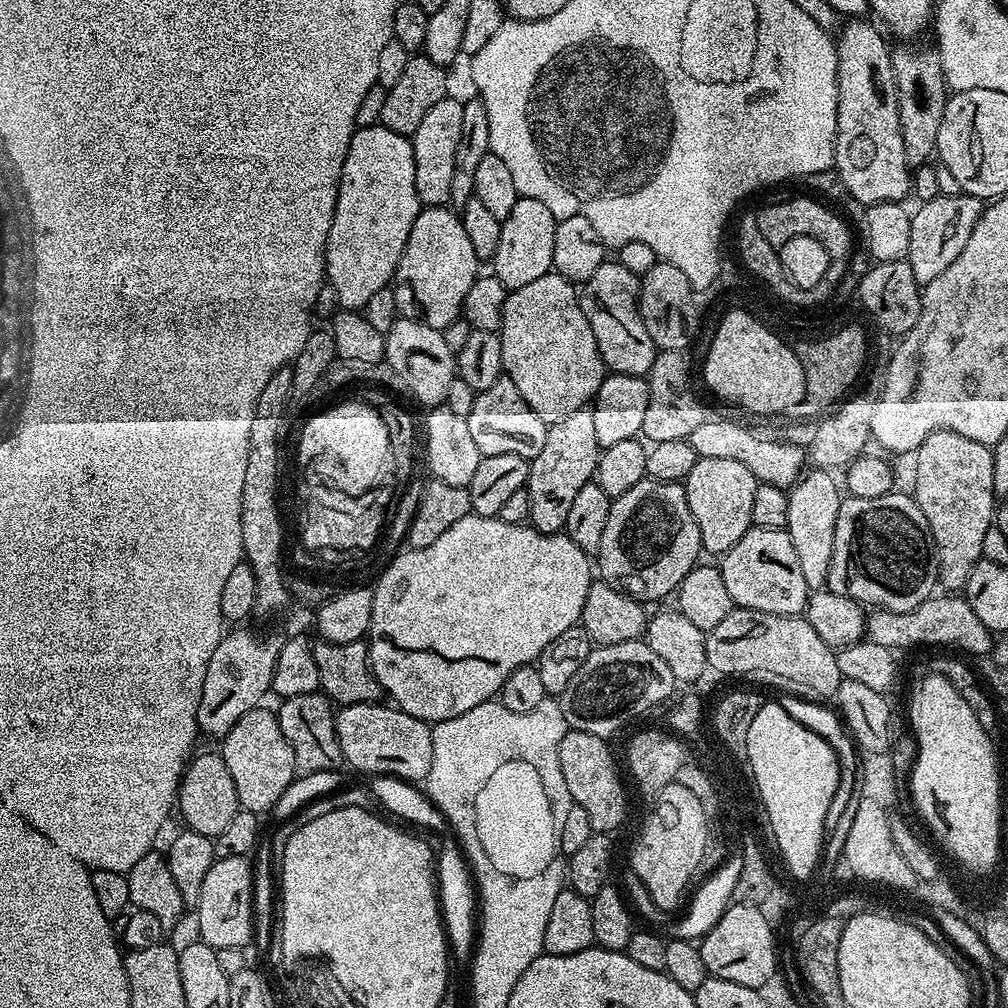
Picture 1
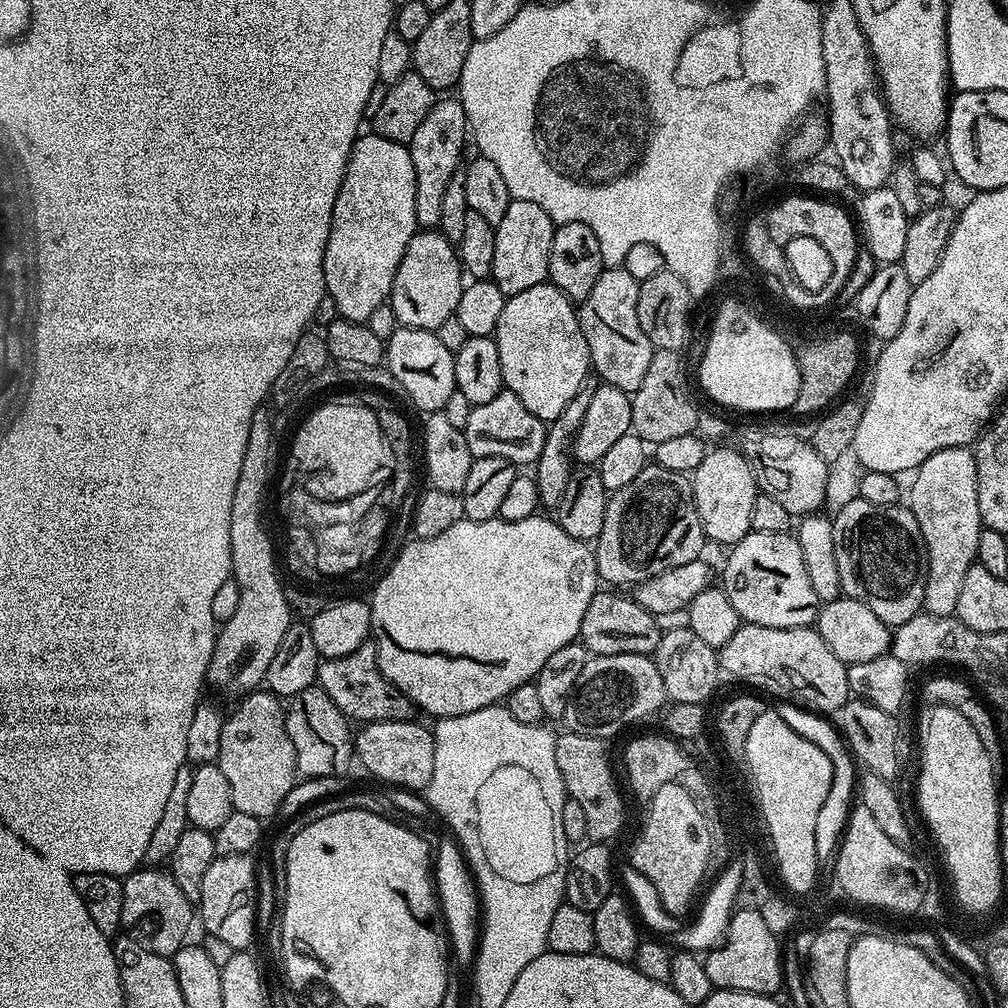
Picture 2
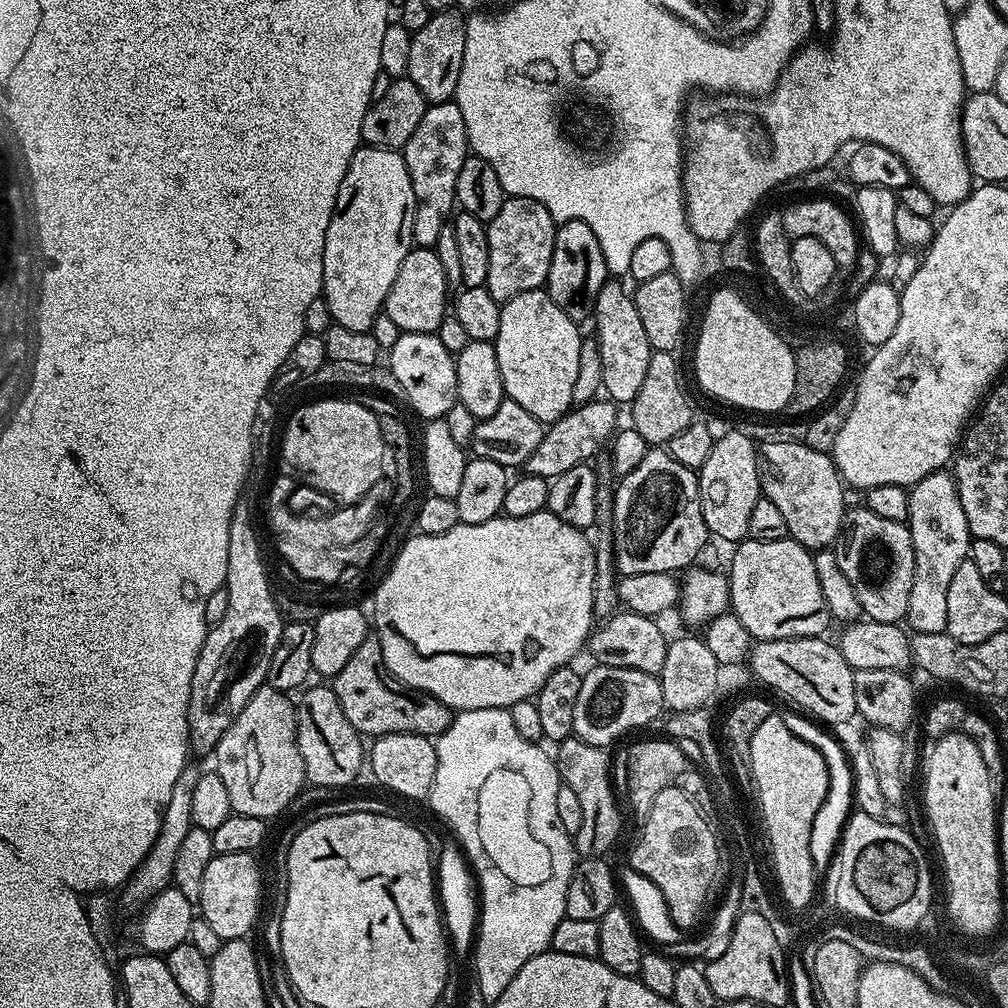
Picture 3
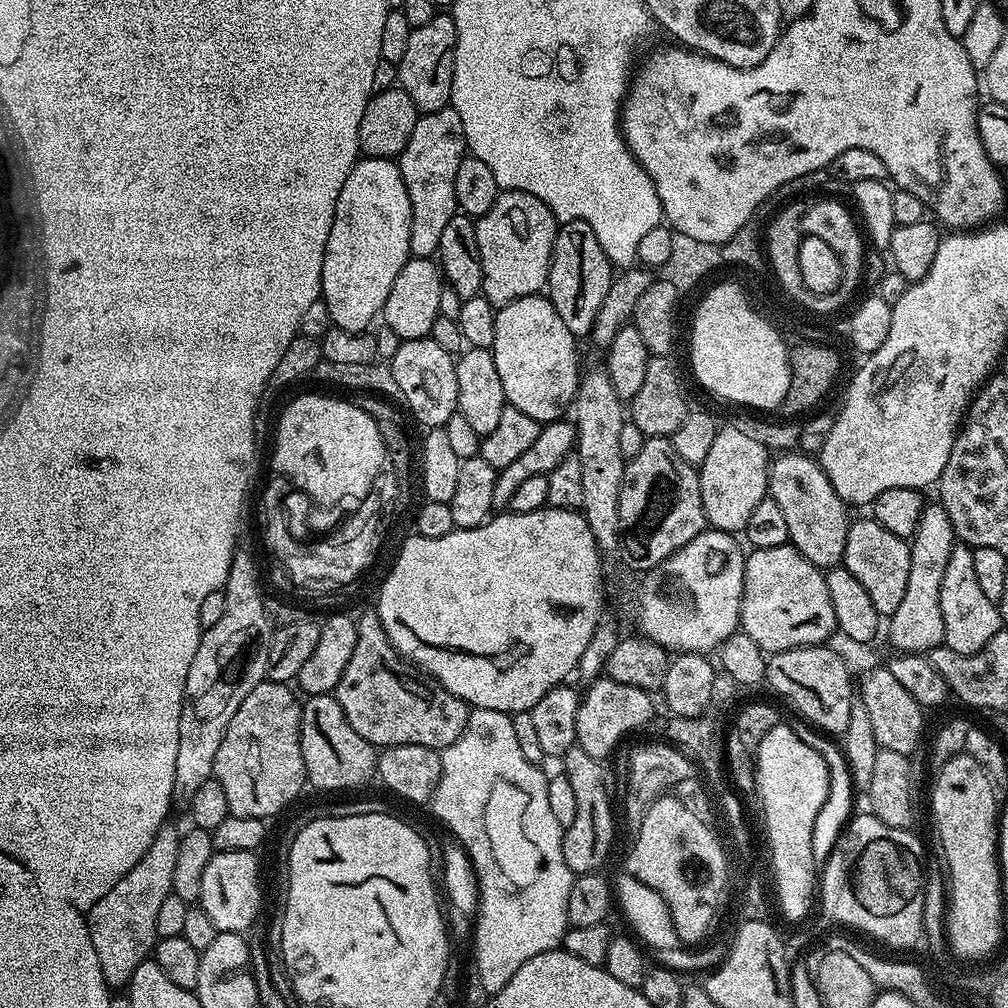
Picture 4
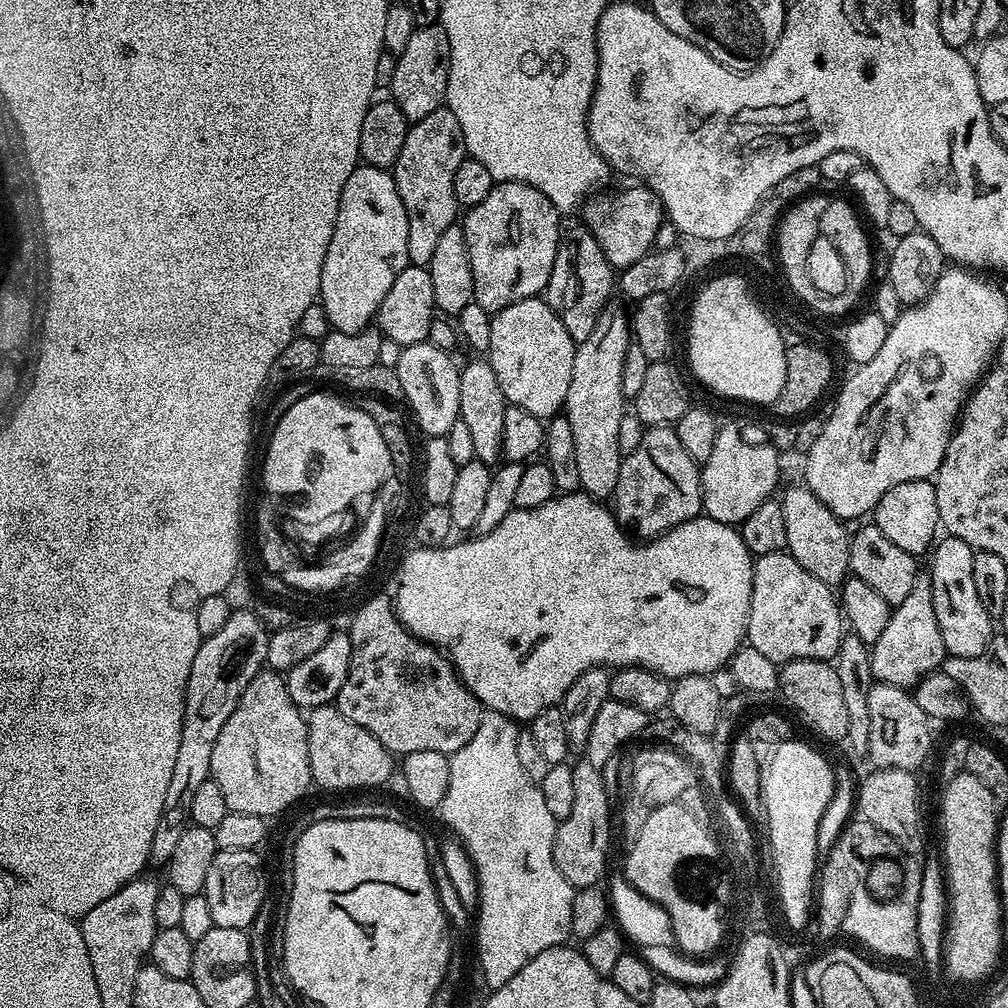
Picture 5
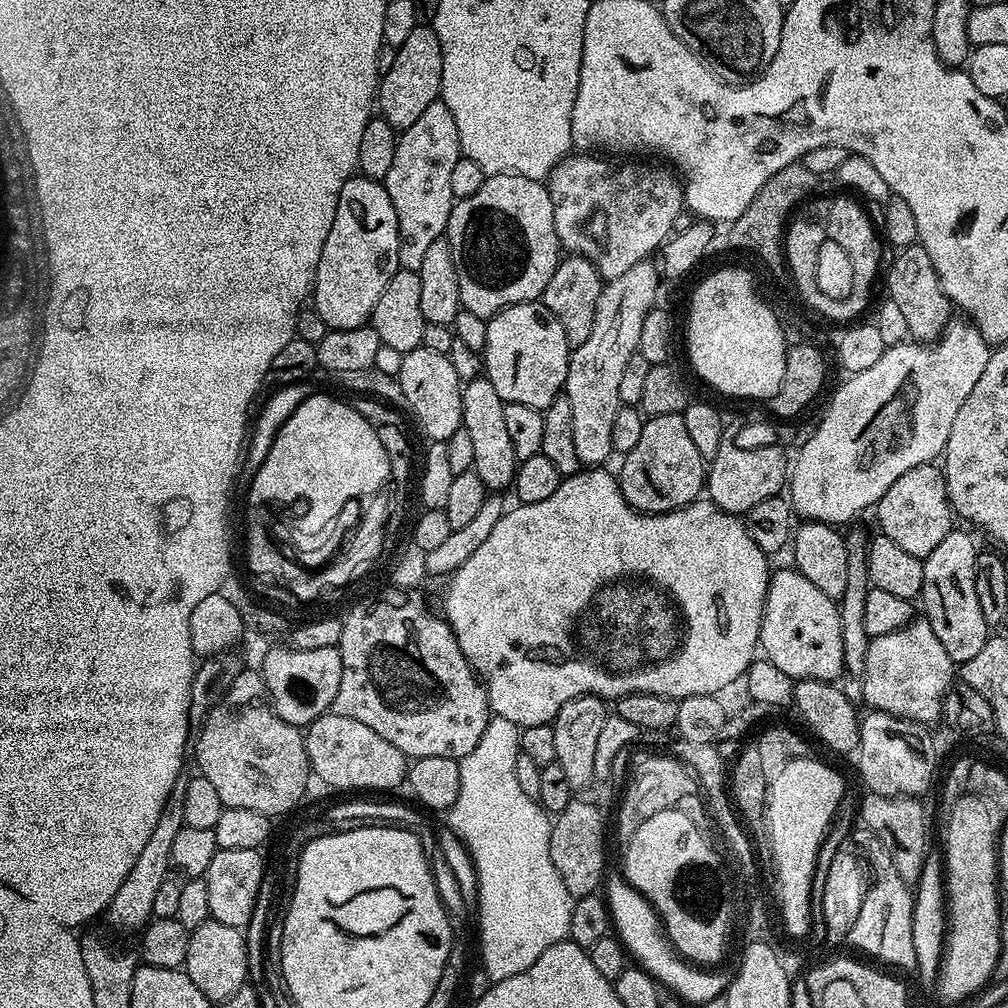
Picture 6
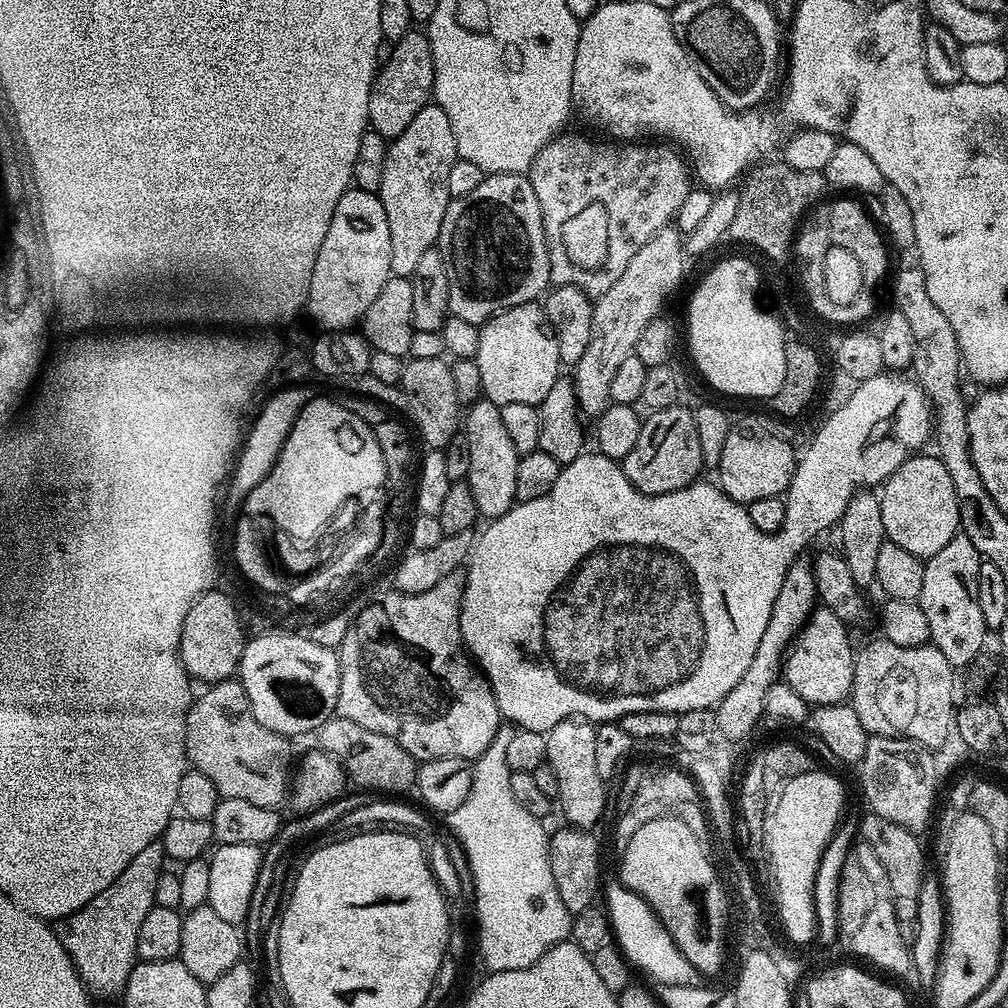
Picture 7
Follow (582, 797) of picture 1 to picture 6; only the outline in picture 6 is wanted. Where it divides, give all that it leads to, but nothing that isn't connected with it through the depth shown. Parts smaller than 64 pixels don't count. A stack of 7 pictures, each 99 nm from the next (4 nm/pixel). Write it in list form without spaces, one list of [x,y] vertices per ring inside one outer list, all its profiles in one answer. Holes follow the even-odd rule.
[[[573,798],[570,806],[566,806],[566,810],[562,810],[552,820],[550,862],[554,862],[562,882],[566,882],[566,890],[570,890],[574,898],[591,896],[601,887],[606,876],[604,820],[600,817],[599,810],[590,801]]]

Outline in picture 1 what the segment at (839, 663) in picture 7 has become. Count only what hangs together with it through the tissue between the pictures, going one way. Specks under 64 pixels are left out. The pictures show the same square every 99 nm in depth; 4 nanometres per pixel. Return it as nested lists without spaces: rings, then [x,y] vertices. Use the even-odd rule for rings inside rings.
[[[753,526],[729,552],[723,553],[721,560],[718,567],[735,607],[783,616],[798,616],[807,608],[810,593],[802,578],[798,554],[794,554],[794,542],[790,542],[785,529]]]

